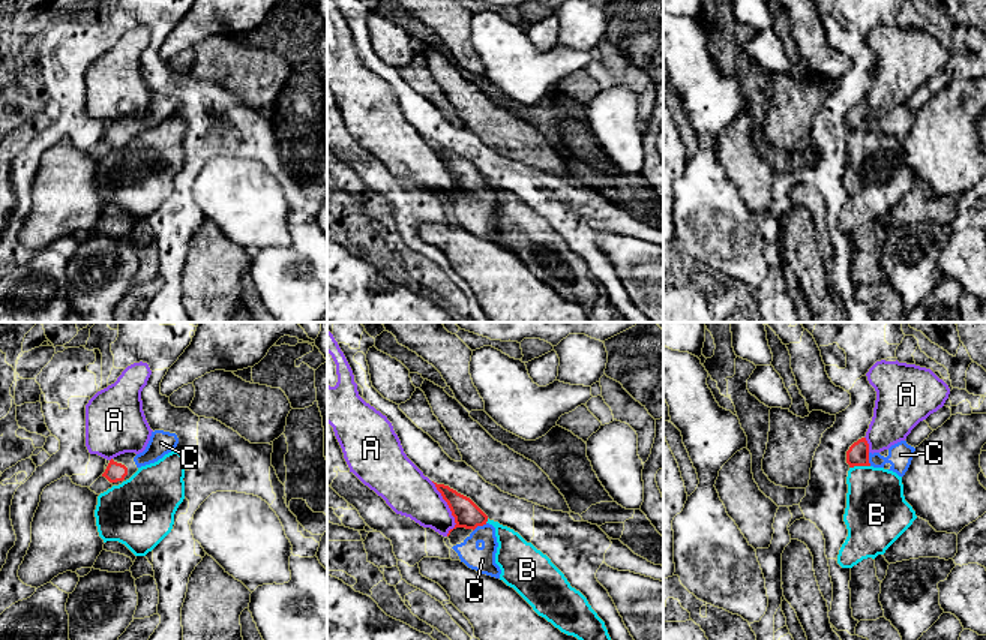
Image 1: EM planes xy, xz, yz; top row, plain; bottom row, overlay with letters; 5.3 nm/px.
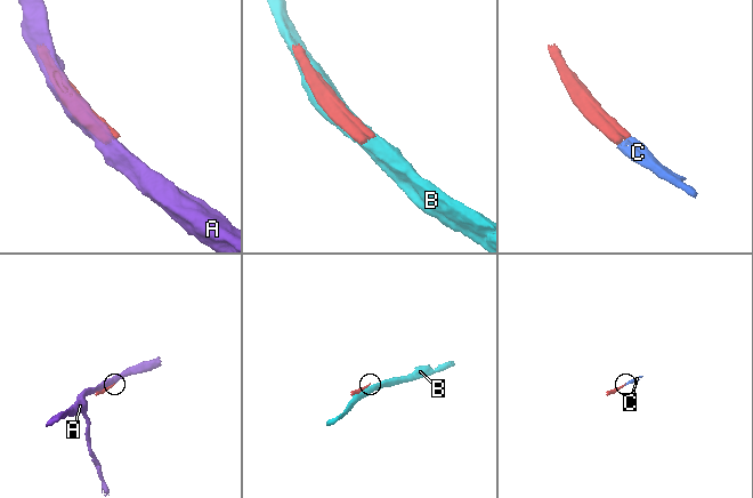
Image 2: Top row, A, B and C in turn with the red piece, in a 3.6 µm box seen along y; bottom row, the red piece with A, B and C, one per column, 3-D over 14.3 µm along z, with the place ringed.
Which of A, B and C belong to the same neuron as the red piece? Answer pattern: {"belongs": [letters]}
{"belongs": ["C"]}

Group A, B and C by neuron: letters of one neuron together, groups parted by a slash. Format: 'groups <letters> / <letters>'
groups A / B / C

